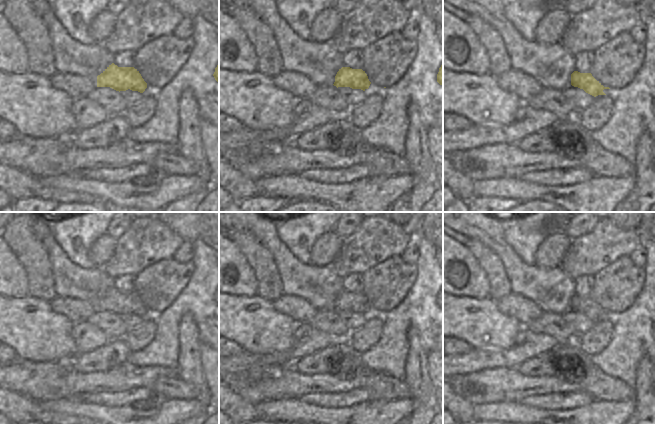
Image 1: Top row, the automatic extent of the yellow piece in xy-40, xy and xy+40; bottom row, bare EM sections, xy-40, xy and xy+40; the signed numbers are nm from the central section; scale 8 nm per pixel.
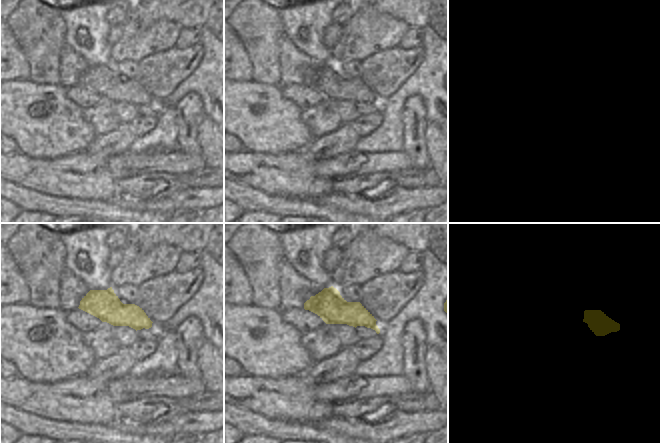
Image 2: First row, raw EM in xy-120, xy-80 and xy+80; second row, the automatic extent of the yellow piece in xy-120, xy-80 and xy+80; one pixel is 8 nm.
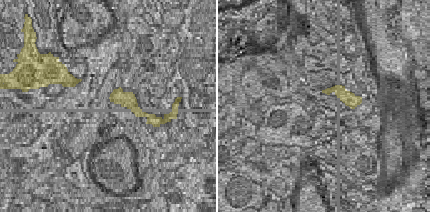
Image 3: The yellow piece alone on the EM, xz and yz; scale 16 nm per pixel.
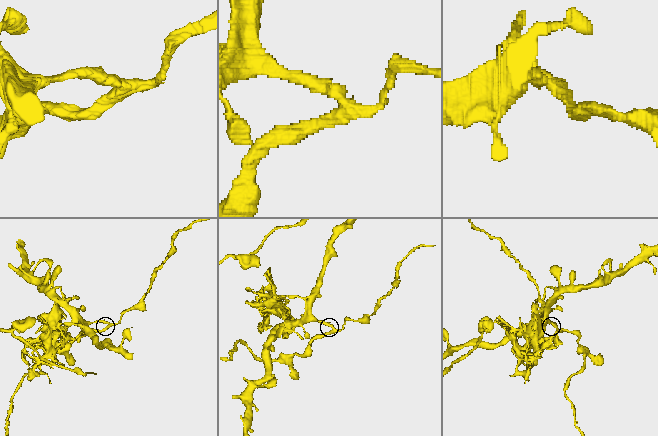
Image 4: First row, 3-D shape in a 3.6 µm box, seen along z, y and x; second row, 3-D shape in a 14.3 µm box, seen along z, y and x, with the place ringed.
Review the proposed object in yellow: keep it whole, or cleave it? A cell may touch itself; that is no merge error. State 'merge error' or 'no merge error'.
merge error

